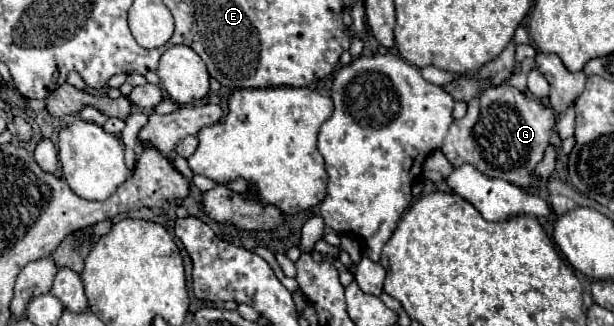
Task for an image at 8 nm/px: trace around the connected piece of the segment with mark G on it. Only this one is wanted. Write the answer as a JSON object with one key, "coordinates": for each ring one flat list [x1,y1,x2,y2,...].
{"coordinates":[[499,85,475,97,465,117,451,123,441,151,453,167,469,163,487,177,505,179,519,187,533,187,537,179,531,177,531,171,543,159,553,125,555,115,551,109,539,105,511,85]]}

